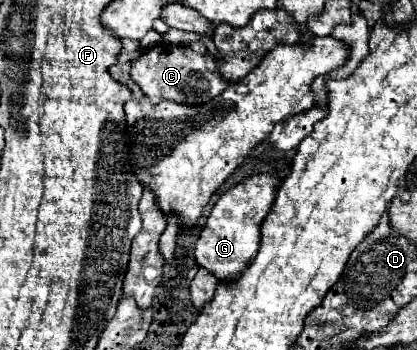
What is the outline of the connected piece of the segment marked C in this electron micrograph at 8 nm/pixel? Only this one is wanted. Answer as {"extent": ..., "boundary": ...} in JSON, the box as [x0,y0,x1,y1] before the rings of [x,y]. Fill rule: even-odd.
{"extent":[132,45,228,105],"boundary":[[[156,45],[150,51],[142,53],[140,59],[132,61],[132,79],[138,83],[142,93],[150,99],[150,103],[160,103],[162,99],[186,103],[186,105],[202,105],[210,103],[210,99],[218,97],[228,85],[226,79],[216,69],[216,57],[206,53],[194,53],[190,47],[176,47],[176,45]]]}

